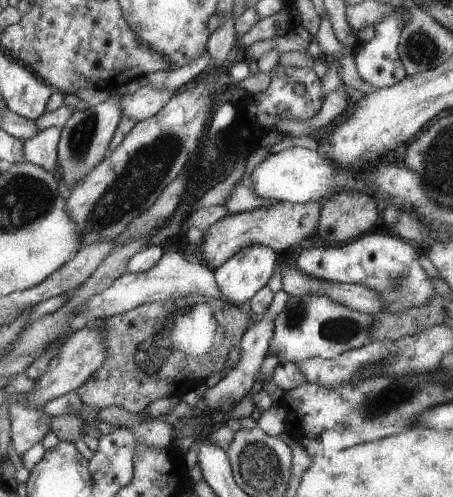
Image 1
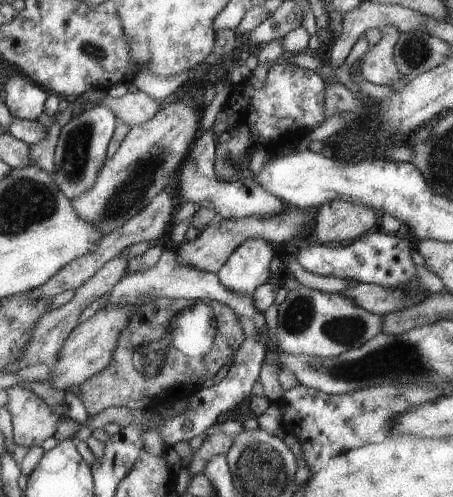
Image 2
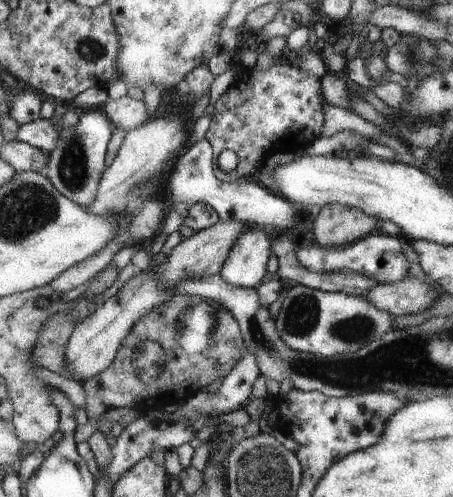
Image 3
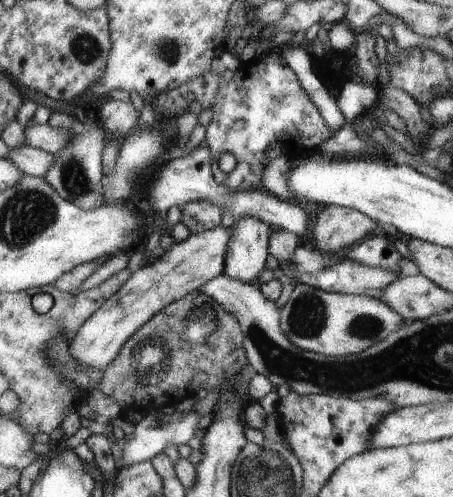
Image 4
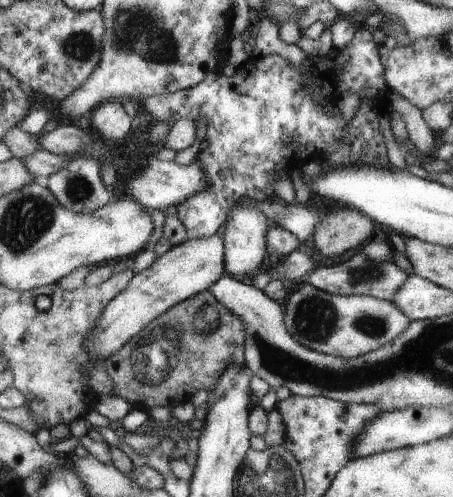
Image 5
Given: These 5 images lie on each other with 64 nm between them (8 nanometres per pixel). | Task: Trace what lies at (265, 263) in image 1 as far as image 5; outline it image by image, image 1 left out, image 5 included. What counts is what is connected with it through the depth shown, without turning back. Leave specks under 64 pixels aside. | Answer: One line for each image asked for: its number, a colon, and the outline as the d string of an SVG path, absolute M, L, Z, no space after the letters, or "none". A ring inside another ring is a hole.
2: M263 238L245 240L229 260L219 268L217 276L229 290L251 296L269 278L269 262L273 258L273 246Z
3: M249 226L233 244L219 276L233 286L257 288L269 258L269 238L263 226Z
4: M243 216L233 222L231 238L227 242L227 256L223 274L241 280L243 284L255 284L257 272L265 270L269 228L255 216Z
5: M241 198L237 206L229 212L227 224L225 224L225 274L239 278L239 280L251 280L249 274L261 266L261 260L265 256L265 232L267 230L267 220L263 210L257 208L255 200Z

